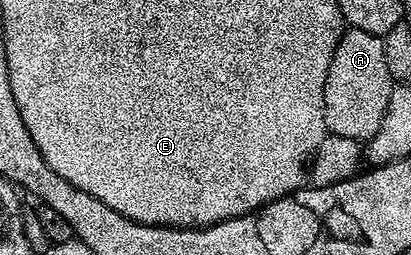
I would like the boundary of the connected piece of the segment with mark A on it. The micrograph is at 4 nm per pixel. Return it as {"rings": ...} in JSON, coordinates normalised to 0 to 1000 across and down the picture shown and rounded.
{"rings":[[[866,102],[842,114],[788,314],[788,478],[803,525],[895,553],[917,518],[961,318],[942,271],[934,153]]]}

